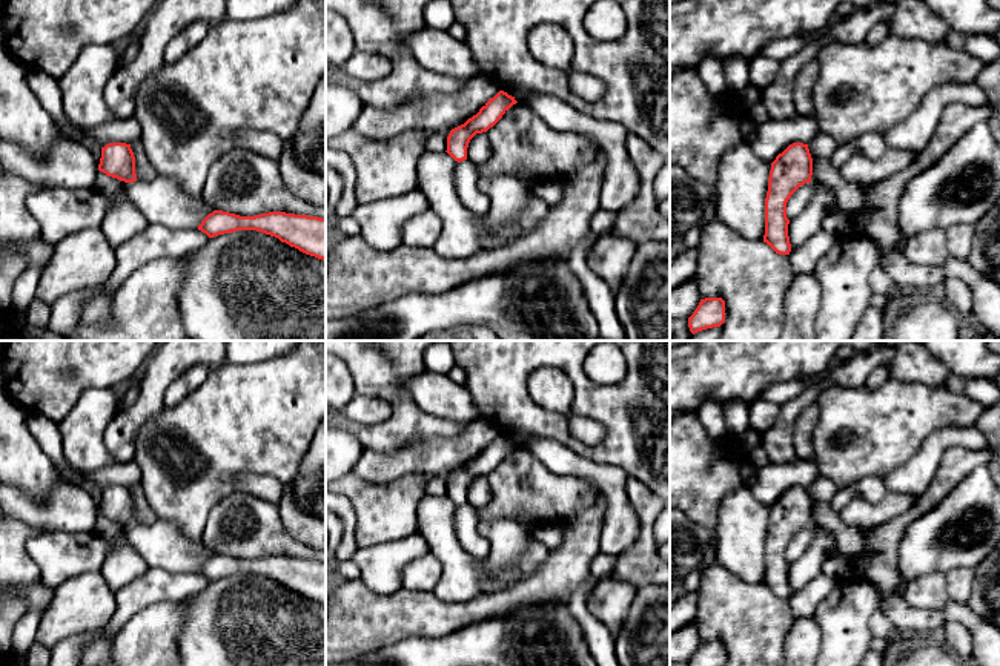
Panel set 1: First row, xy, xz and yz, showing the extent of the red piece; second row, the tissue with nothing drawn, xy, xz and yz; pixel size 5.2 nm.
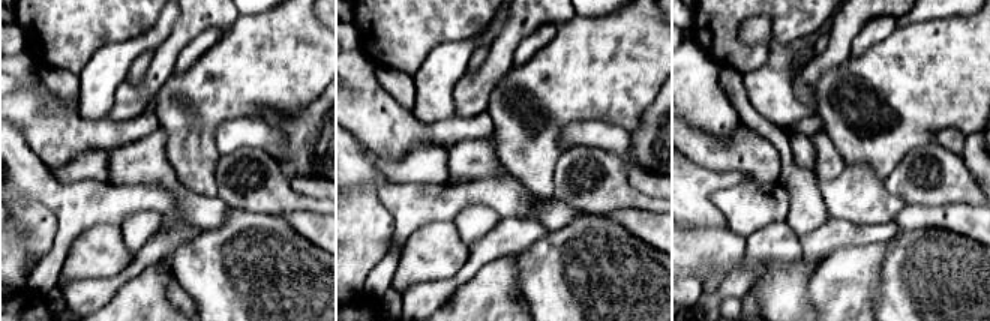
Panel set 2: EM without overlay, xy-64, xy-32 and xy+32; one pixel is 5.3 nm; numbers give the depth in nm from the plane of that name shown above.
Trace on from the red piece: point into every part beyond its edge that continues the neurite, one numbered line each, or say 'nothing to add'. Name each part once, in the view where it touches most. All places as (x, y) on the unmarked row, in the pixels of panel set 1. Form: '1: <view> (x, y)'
nothing to add

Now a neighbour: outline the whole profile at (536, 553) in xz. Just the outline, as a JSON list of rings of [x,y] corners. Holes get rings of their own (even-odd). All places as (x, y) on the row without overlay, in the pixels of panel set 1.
[[[531,540],[528,548],[524,551],[521,562],[515,565],[513,571],[502,572],[499,575],[488,575],[482,579],[482,591],[505,589],[533,574],[548,557],[550,549],[536,540]]]

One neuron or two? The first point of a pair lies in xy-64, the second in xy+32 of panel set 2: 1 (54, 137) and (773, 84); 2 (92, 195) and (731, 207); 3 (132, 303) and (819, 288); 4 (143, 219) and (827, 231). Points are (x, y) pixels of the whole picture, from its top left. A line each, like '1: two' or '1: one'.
1: two
2: one
3: one
4: two

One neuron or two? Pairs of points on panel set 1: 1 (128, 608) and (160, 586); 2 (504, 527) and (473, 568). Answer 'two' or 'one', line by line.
1: one
2: one

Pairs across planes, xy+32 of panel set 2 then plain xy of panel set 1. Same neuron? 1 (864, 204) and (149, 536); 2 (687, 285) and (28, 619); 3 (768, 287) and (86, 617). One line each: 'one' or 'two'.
1: one
2: two
3: two

